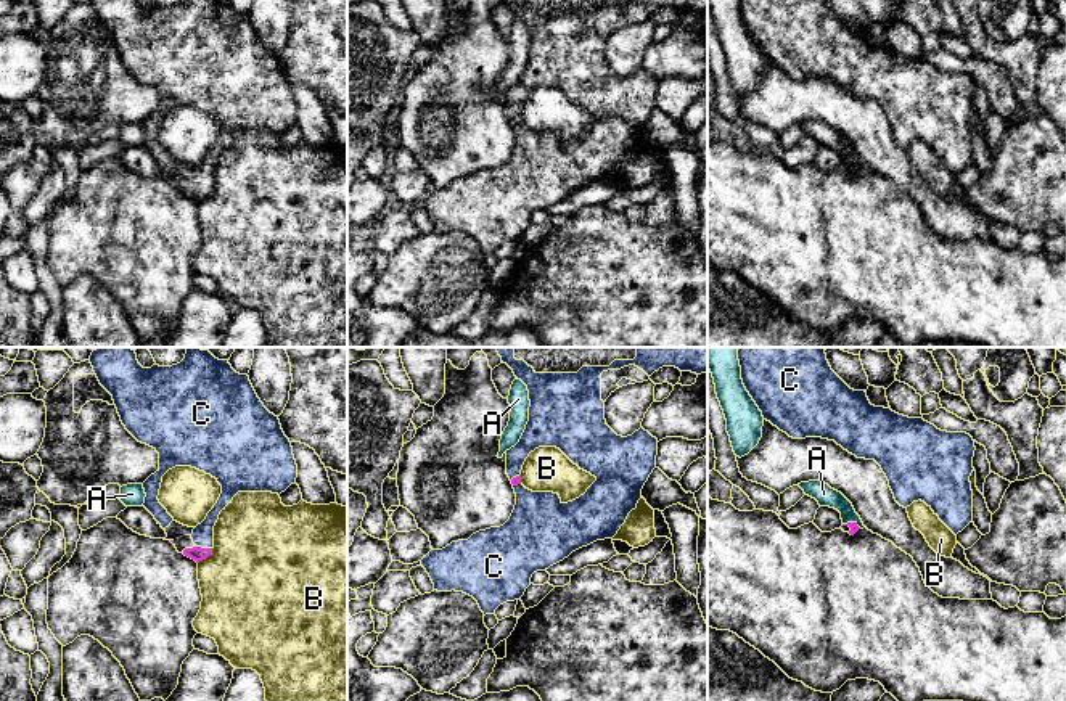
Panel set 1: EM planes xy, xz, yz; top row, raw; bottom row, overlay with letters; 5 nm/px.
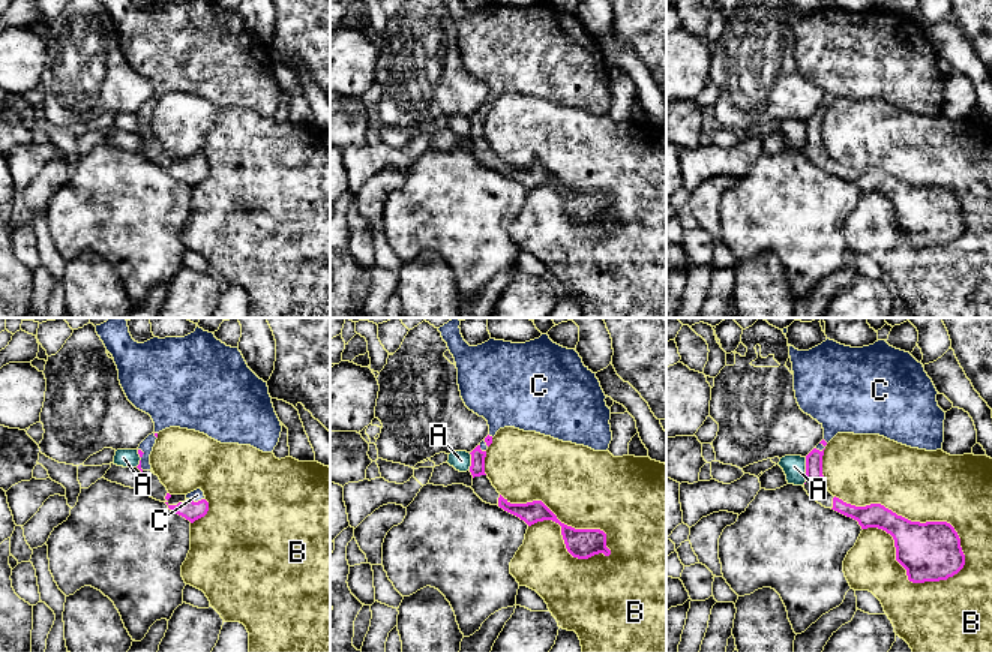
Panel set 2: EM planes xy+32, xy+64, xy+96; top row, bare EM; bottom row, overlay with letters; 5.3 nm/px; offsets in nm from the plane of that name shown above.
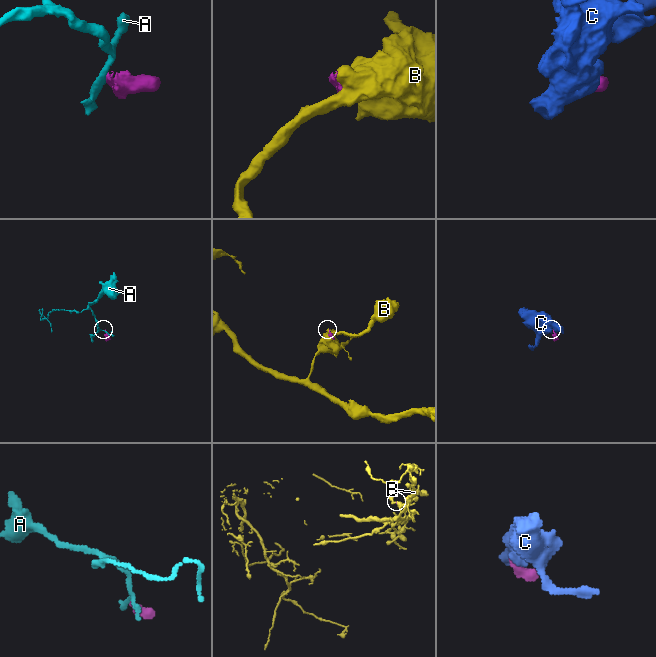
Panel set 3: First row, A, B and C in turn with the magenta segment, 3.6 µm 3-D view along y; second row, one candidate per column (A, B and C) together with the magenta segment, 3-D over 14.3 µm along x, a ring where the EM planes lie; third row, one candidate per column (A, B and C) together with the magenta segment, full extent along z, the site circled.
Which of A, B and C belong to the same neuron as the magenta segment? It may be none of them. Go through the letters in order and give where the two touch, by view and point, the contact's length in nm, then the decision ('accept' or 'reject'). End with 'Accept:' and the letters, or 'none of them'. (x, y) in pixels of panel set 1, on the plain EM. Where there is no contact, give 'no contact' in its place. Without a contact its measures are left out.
A: meets magenta in yz at (852, 163); contact 100 nm long; reject
B: meets magenta in xy at (206, 196); contact 110 nm long; reject
C: meets magenta in xy at (204, 188); contact 80 nm long; accept
Accept: C

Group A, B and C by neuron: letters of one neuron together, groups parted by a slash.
A / B / C

